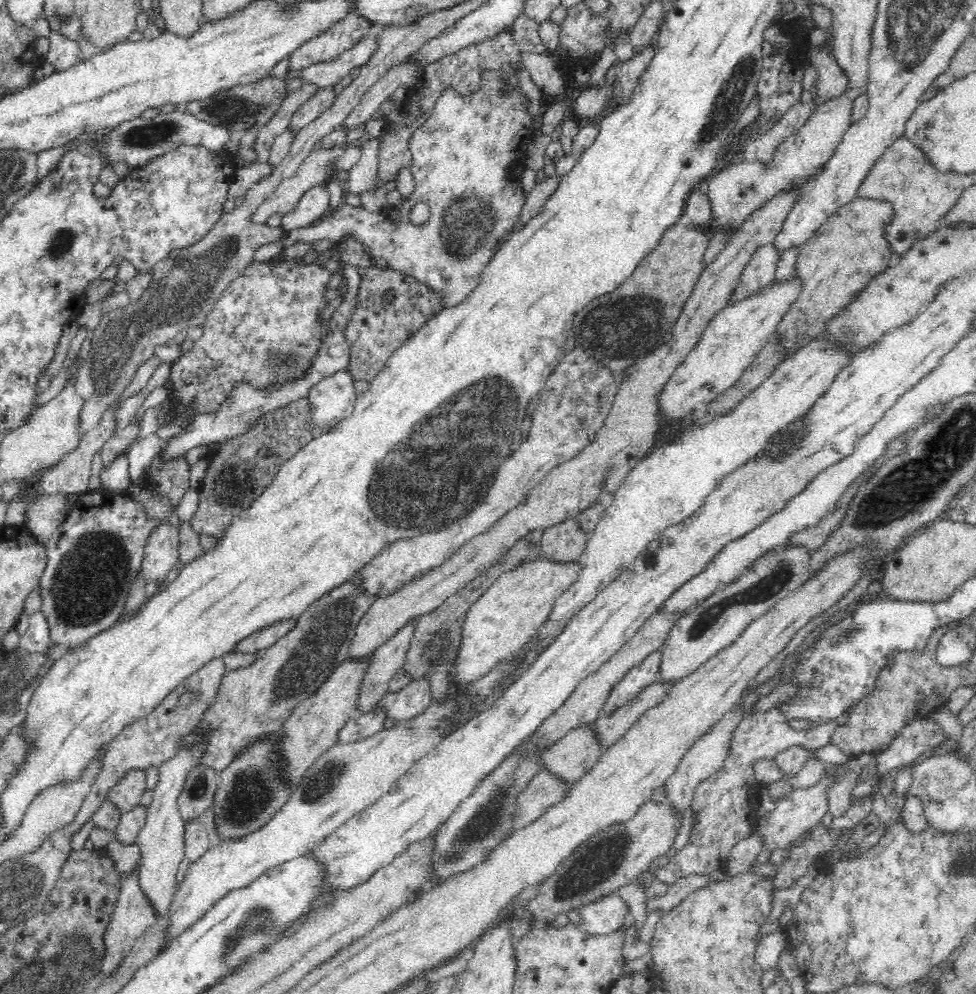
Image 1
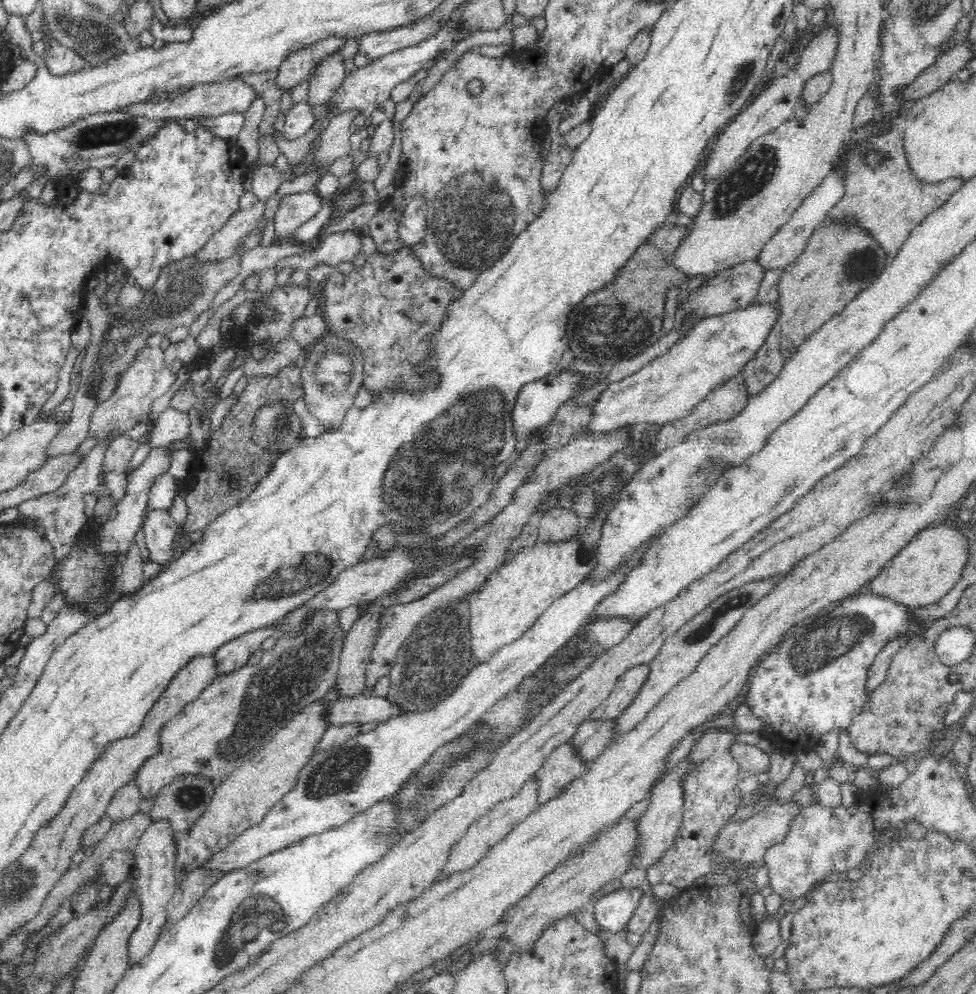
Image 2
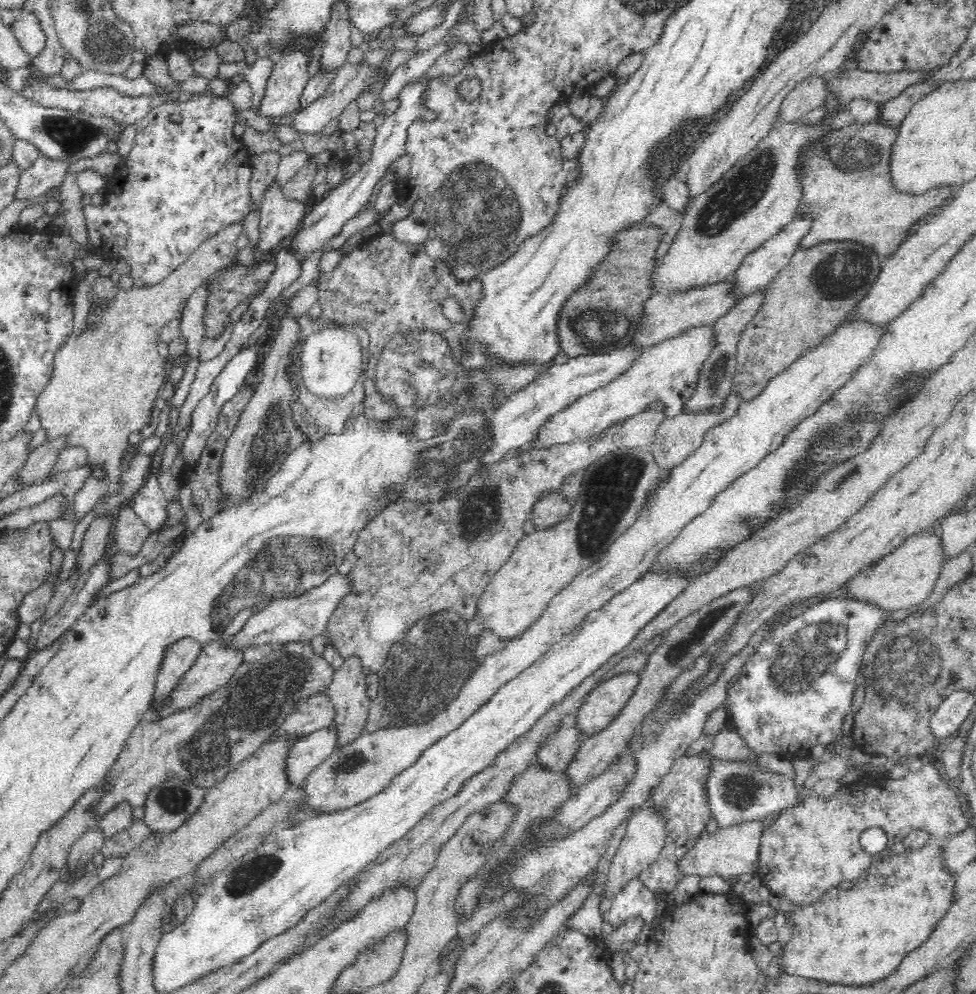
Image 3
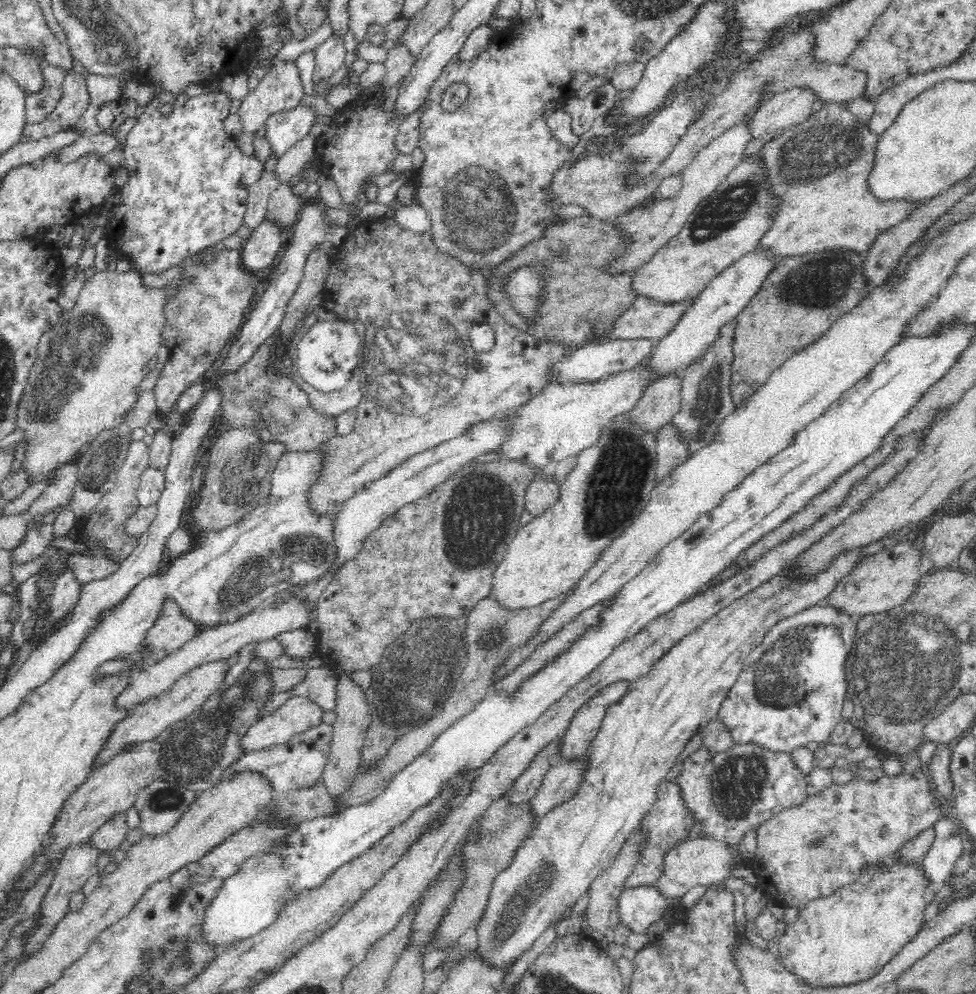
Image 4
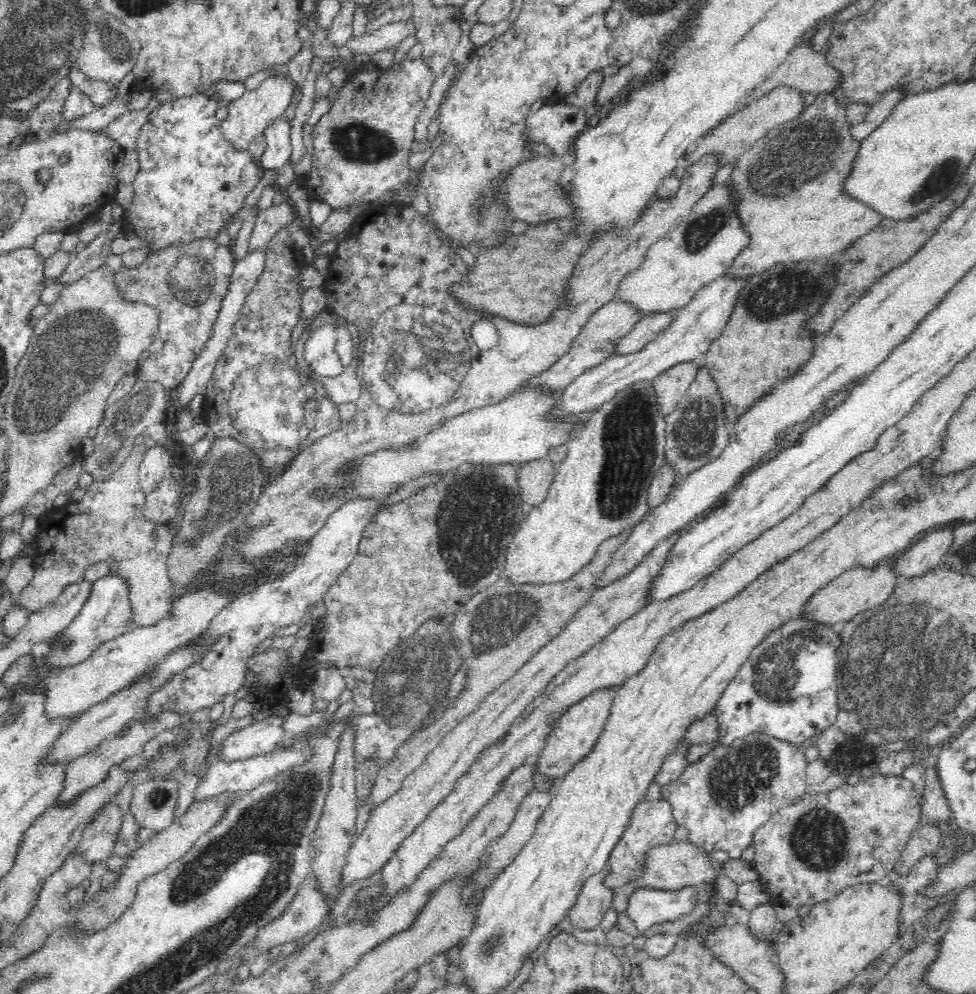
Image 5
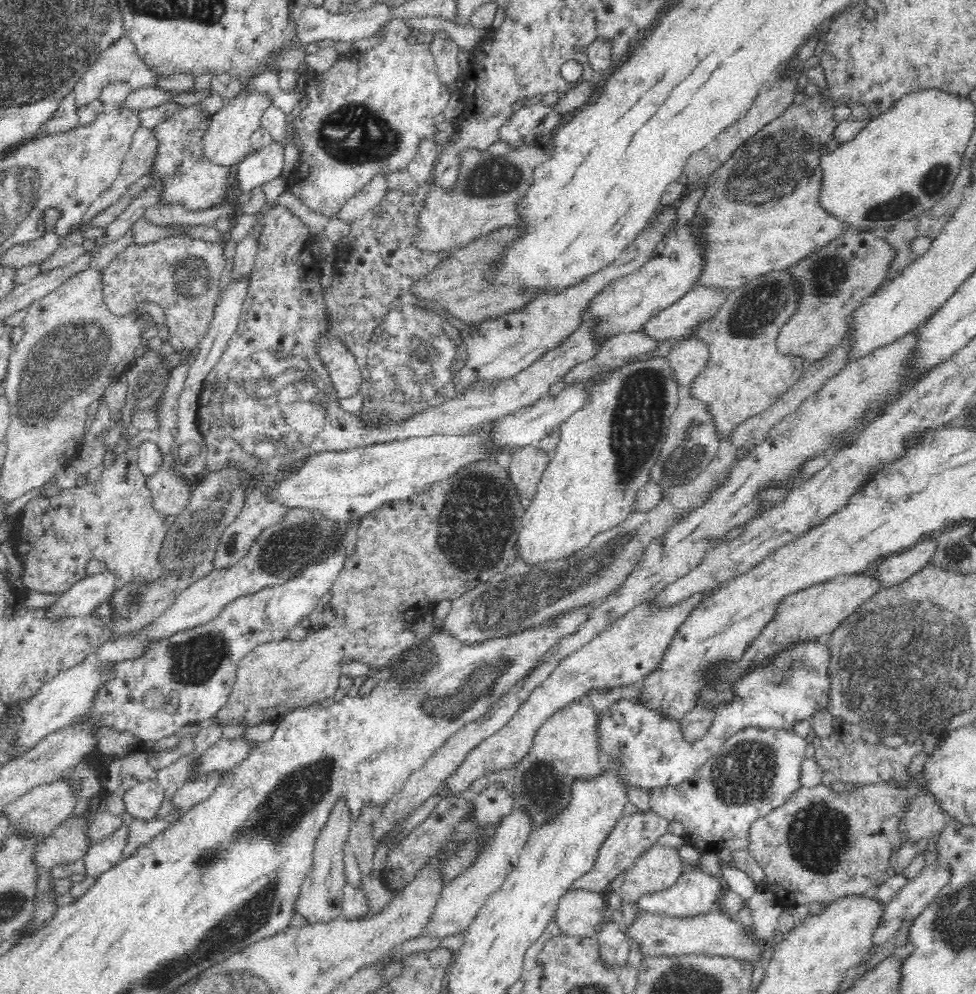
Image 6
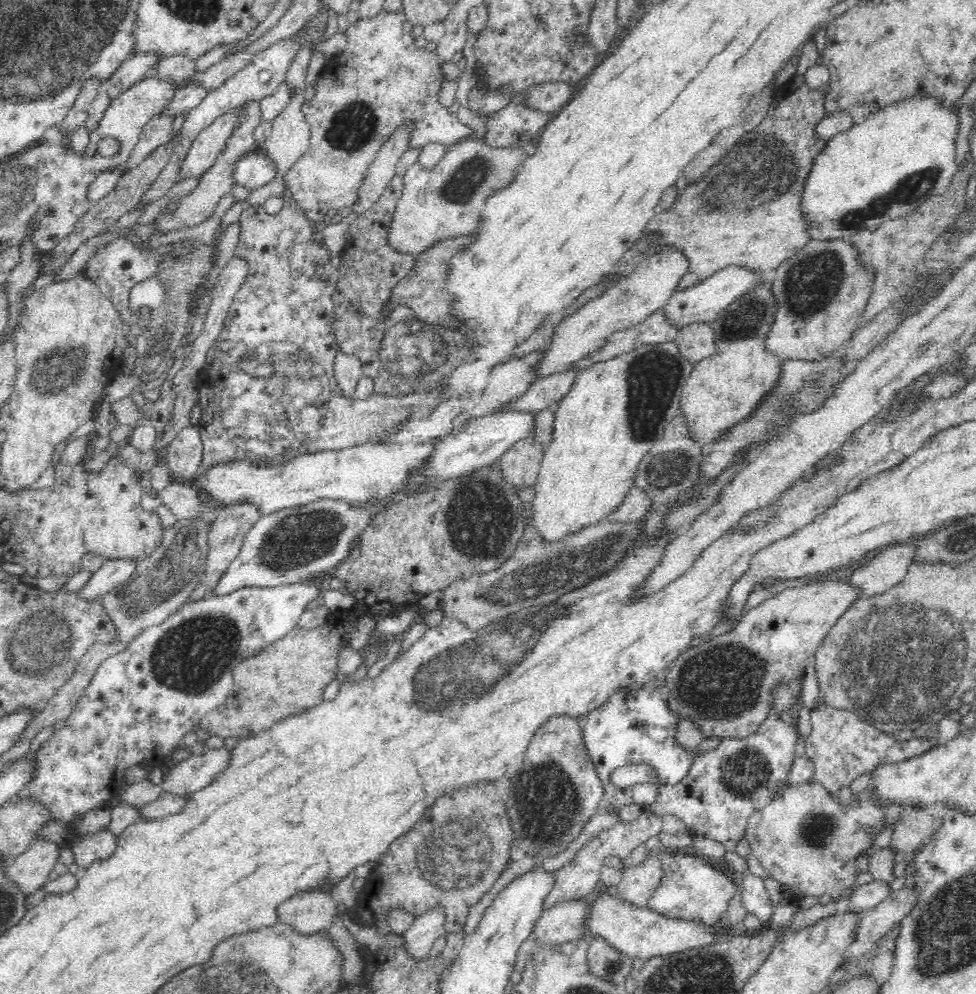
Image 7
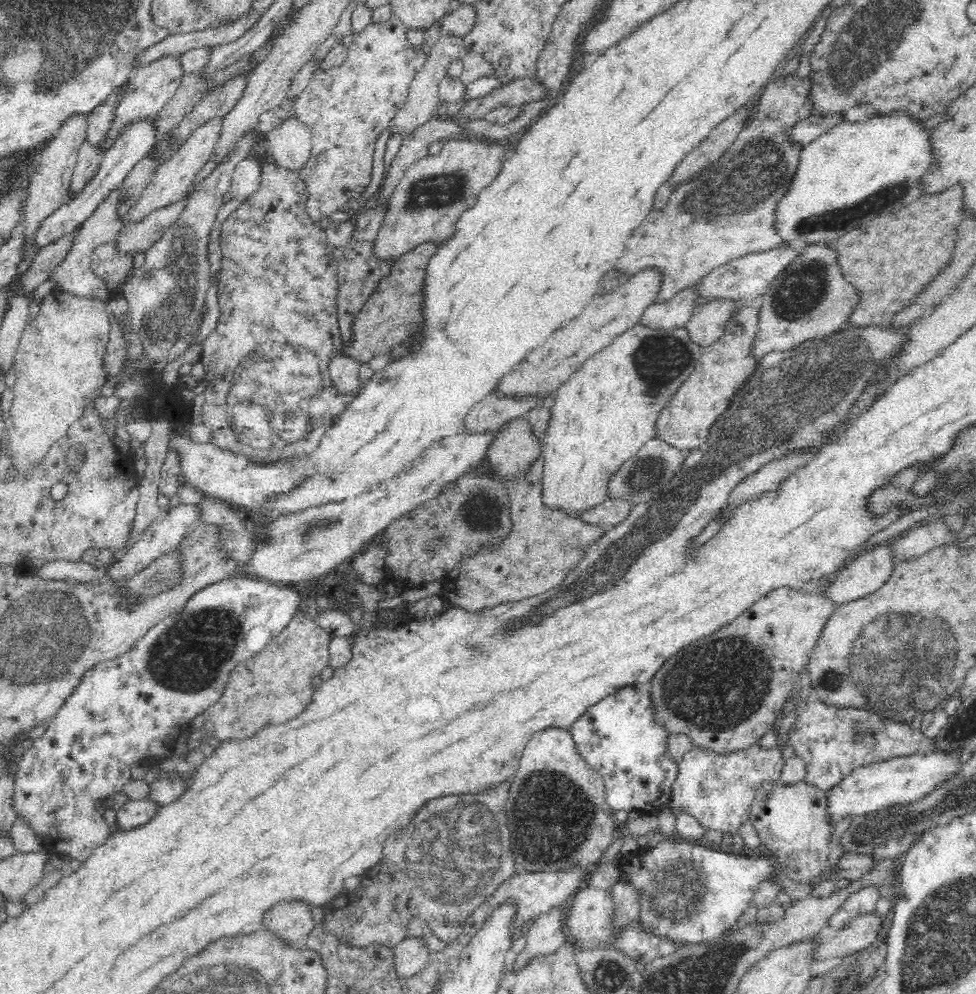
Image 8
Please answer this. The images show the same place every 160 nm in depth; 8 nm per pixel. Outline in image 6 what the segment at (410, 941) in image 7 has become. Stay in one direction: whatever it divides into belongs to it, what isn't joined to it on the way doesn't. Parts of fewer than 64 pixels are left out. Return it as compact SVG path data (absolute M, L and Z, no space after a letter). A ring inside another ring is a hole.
M514 806L510 814L500 820L494 832L494 840L484 848L484 852L476 858L474 866L470 866L460 877L442 887L432 914L423 926L423 934L428 938L442 940L457 932L466 931L475 916L482 910L489 896L492 896L506 881L518 864L522 849L533 832L531 820L524 808Z

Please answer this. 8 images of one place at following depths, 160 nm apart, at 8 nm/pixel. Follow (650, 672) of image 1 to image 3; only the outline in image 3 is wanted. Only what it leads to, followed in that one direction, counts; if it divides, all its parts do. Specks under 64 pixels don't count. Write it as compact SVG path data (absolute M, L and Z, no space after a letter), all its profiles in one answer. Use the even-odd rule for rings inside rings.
M626 673L614 676L598 684L586 696L571 721L582 733L583 739L597 736L610 726L633 695L639 680L640 677L637 674Z

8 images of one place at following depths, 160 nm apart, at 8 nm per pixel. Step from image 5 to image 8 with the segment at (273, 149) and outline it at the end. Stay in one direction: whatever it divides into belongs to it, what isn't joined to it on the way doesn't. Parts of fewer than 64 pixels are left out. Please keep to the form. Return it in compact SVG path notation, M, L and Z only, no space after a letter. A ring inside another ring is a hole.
M253 157L238 163L228 192L232 200L245 201L257 192L262 176L262 170L259 164Z

